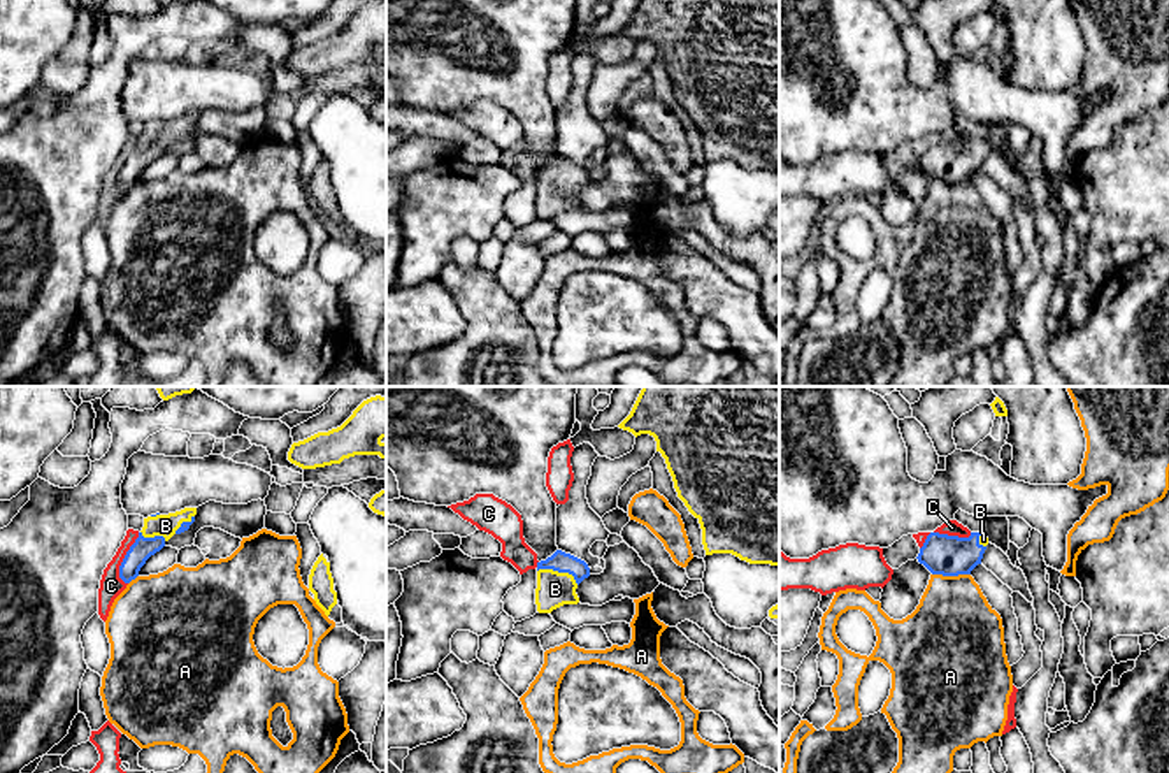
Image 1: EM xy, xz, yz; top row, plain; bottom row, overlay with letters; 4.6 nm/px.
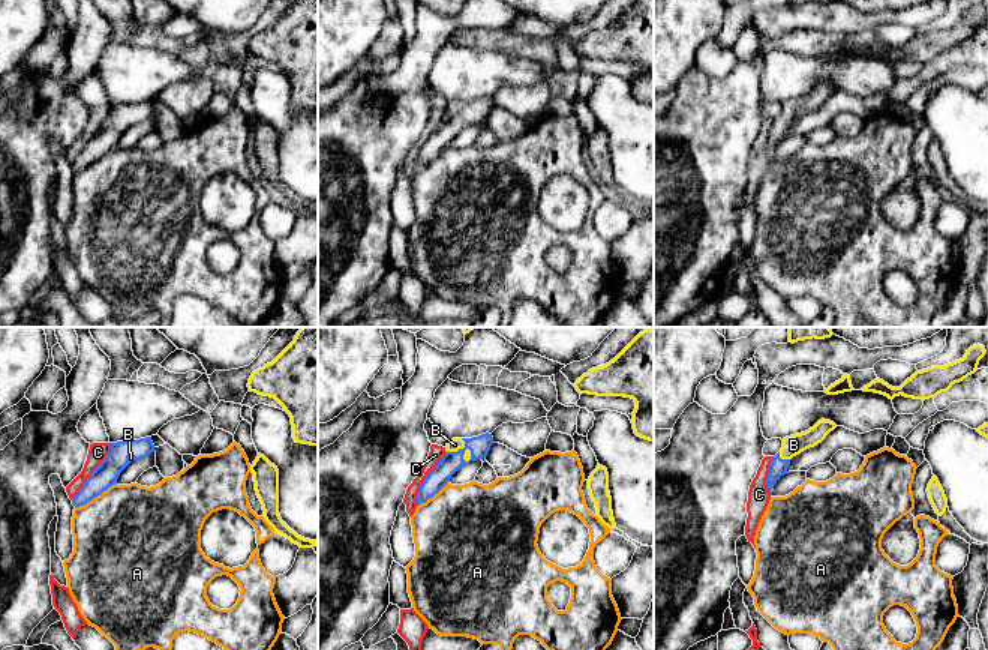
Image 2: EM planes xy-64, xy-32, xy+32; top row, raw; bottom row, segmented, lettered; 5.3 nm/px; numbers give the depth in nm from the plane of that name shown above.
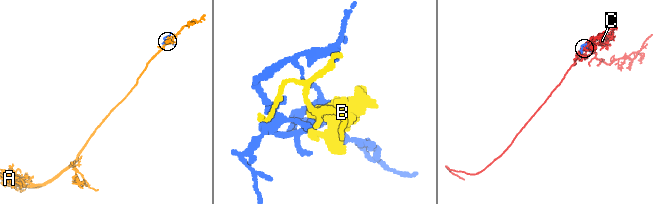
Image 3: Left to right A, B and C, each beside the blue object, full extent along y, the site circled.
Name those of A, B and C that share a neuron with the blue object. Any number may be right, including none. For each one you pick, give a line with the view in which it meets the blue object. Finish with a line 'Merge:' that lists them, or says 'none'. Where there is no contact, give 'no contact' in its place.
B: xz
Merge: B

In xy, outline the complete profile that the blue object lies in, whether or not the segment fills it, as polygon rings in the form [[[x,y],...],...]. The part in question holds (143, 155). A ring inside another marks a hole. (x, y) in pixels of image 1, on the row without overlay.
[[[184,114],[176,119],[156,119],[144,125],[144,134],[139,139],[139,144],[130,153],[119,172],[119,184],[125,190],[135,186],[140,174],[151,162],[160,158],[174,141],[181,141],[190,135],[190,132],[195,128],[195,121],[197,114]]]

